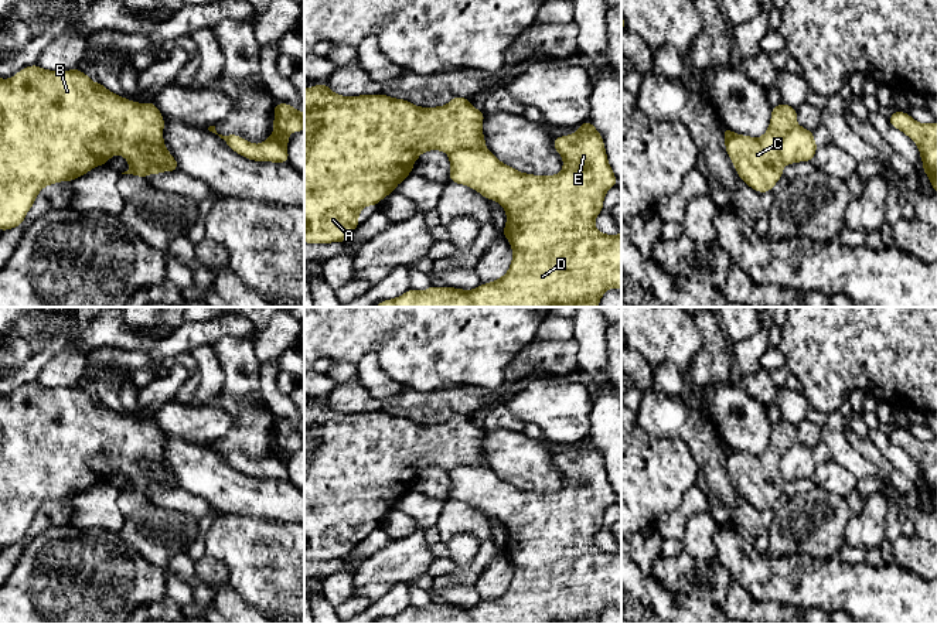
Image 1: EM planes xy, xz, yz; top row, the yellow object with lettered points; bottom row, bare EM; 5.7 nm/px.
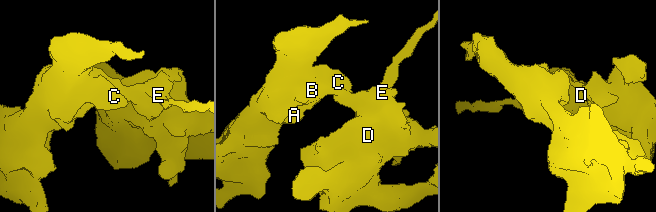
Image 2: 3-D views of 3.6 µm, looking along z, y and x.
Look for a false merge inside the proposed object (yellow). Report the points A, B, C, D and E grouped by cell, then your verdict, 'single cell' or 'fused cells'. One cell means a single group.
A B C / D E; fused cells

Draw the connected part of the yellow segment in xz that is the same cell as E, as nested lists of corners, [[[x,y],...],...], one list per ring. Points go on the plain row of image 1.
[[[586,437],[573,451],[555,454],[553,464],[563,475],[563,485],[556,492],[521,490],[501,480],[485,464],[463,464],[449,470],[450,499],[471,504],[505,526],[507,541],[502,550],[512,565],[511,583],[498,597],[480,601],[474,607],[432,601],[423,608],[409,606],[402,613],[384,617],[375,624],[599,624],[602,613],[609,606],[621,607],[621,550],[606,552],[594,543],[594,535],[603,528],[606,509],[617,501],[607,478],[603,454]]]

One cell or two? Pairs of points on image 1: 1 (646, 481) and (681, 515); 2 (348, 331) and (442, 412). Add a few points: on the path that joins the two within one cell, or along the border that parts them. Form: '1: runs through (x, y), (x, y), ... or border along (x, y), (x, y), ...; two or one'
1: border along (694, 483), (685, 498), (654, 525); two
2: border along (358, 362), (375, 353), (380, 367), (392, 379); two

